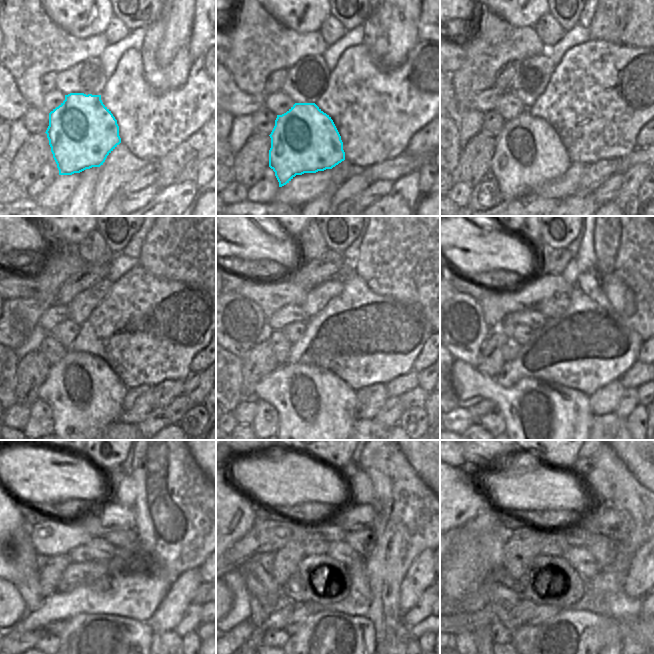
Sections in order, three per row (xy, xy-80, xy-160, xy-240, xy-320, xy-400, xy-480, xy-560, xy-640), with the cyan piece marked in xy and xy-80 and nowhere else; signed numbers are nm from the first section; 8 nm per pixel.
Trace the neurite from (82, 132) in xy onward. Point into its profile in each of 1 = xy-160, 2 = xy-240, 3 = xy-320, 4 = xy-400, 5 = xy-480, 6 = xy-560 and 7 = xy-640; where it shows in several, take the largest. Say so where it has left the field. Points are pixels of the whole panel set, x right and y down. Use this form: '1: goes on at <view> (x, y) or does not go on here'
1: goes on at xy-160 (529, 152)
2: goes on at xy-240 (86, 396)
3: goes on at xy-320 (317, 410)
4: goes on at xy-400 (542, 419)
5: goes on at xy-480 (91, 643)
6: goes on at xy-560 (329, 643)
7: goes on at xy-640 (568, 643)

